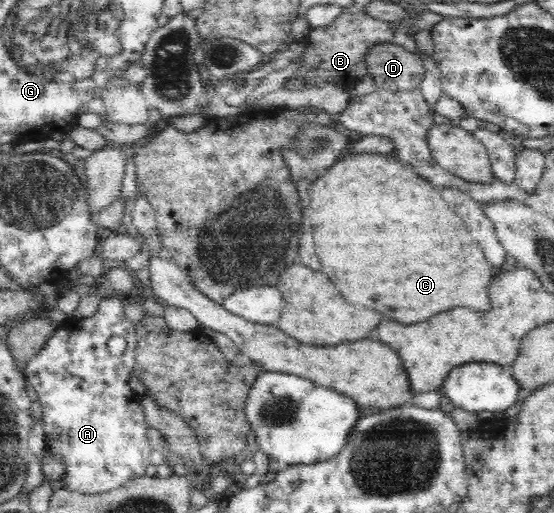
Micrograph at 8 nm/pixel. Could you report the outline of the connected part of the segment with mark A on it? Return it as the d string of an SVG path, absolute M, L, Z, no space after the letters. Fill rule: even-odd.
M120 295L105 297L93 316L81 319L70 317L58 326L55 334L47 338L43 348L27 361L23 370L27 384L31 384L39 394L38 402L43 407L46 452L63 456L64 486L73 492L101 494L121 488L129 480L144 476L147 467L152 464L152 449L147 439L149 427L142 400L129 385L131 372L135 368L136 336L136 324L125 316ZM113 336L121 336L127 341L125 352L120 355L113 355L107 349L107 342Z

